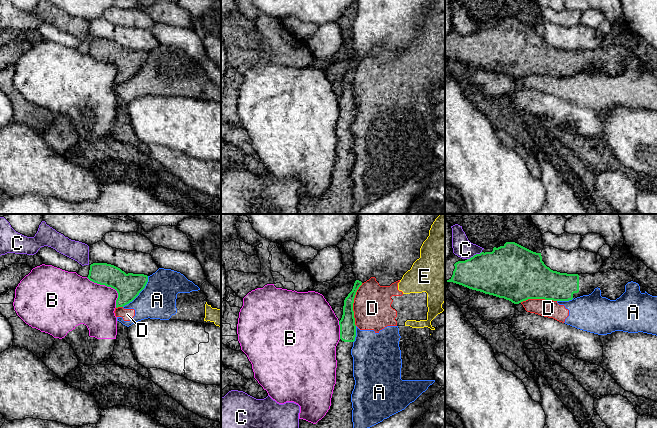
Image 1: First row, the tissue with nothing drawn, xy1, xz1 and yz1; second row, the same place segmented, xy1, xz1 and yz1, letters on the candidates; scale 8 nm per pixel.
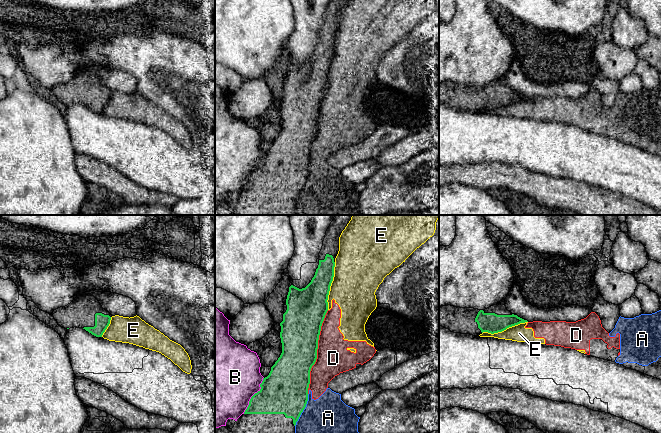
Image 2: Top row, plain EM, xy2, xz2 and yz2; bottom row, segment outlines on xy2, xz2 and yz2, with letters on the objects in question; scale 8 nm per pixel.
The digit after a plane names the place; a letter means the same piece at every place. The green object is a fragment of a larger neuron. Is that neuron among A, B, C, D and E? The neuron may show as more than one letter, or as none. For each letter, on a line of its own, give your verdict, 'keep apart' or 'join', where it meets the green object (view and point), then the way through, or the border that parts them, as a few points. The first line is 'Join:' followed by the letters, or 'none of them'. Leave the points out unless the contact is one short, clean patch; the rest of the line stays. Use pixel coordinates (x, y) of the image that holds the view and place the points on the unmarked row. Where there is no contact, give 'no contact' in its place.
Join: none of them
A: keep apart; meets green in xy1 at (139, 68); border along xy1 (148, 52), (145, 63), (131, 77), (122, 82)
B: keep apart; meets green in xy1 at (109, 62); border along xy1 (86, 53), (94, 58), (112, 63), (117, 69), (116, 83)
C: keep apart; meets green in yz1 at (474, 31)
D: keep apart; meets green in xz2 at (316, 128)
E: keep apart; meets green in xz2 at (330, 61); border along xz2 (335, 38), (327, 76), (327, 85)

